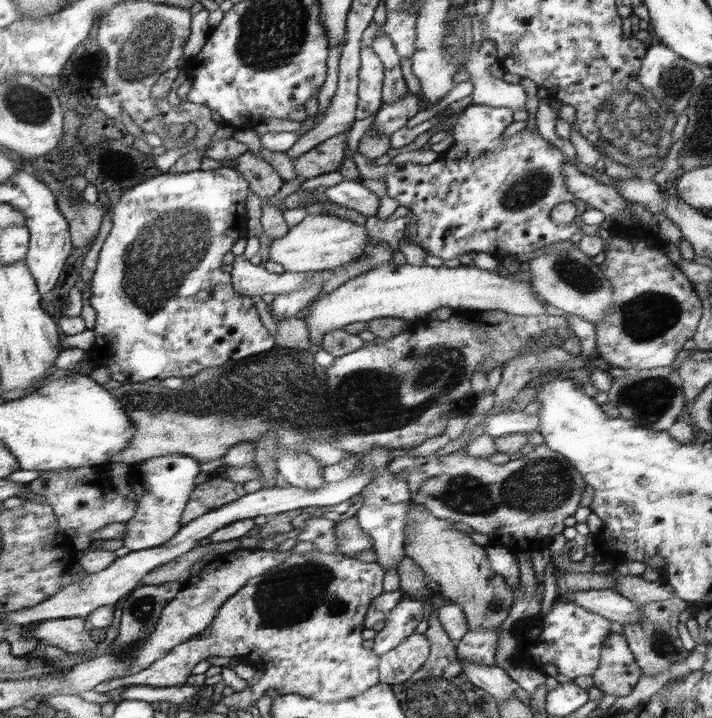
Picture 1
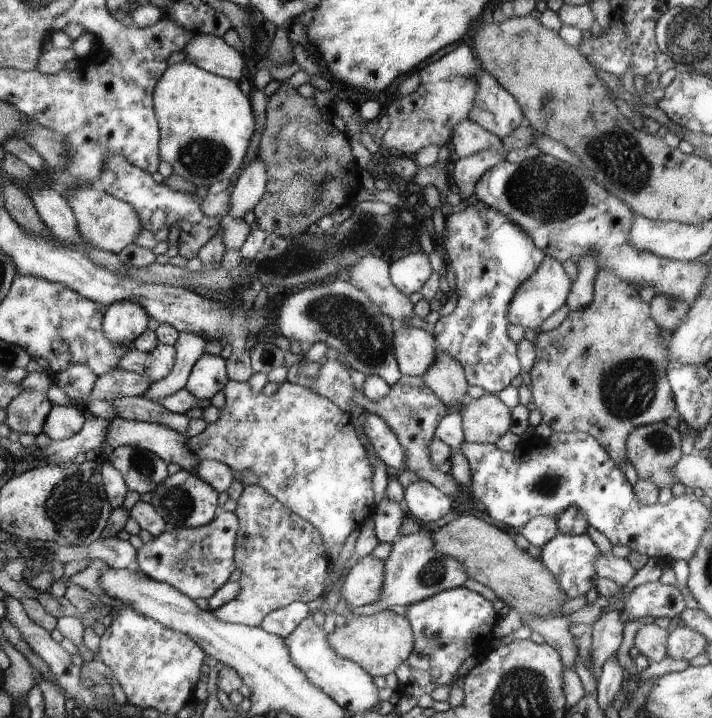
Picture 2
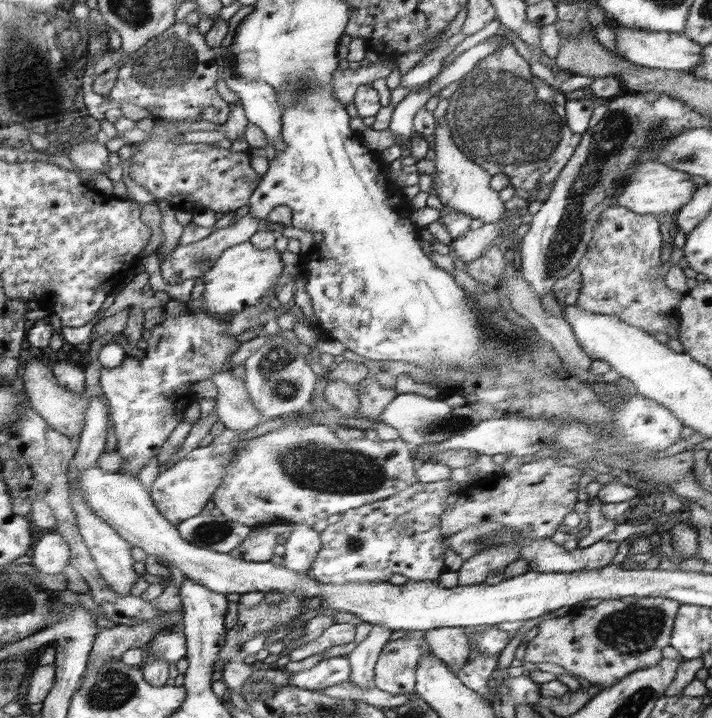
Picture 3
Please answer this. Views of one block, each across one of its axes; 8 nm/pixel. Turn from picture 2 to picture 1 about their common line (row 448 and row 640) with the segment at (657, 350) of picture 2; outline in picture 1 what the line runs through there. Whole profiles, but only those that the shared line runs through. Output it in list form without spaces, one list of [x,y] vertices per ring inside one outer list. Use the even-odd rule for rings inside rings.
[[[612,633],[604,642],[600,650],[600,666],[591,676],[594,686],[604,695],[619,698],[633,692],[643,672],[622,634]]]

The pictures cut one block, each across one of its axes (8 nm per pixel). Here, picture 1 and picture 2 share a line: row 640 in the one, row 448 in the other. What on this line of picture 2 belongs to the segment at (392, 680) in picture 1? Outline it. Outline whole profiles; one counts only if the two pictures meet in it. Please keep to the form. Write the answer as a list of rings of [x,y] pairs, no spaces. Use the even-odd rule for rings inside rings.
[[[402,375],[400,382],[396,386],[391,386],[392,390],[384,400],[372,402],[366,399],[358,388],[354,387],[354,402],[358,404],[359,410],[368,410],[369,413],[376,414],[382,418],[388,428],[394,430],[394,434],[400,438],[400,444],[404,448],[405,470],[410,470],[418,476],[419,480],[426,480],[429,484],[434,484],[436,488],[442,490],[448,496],[457,499],[462,494],[462,486],[456,482],[451,474],[442,474],[436,470],[430,462],[430,442],[435,438],[434,432],[438,422],[447,416],[447,407],[438,399],[438,396],[426,386],[423,378],[418,376]]]

